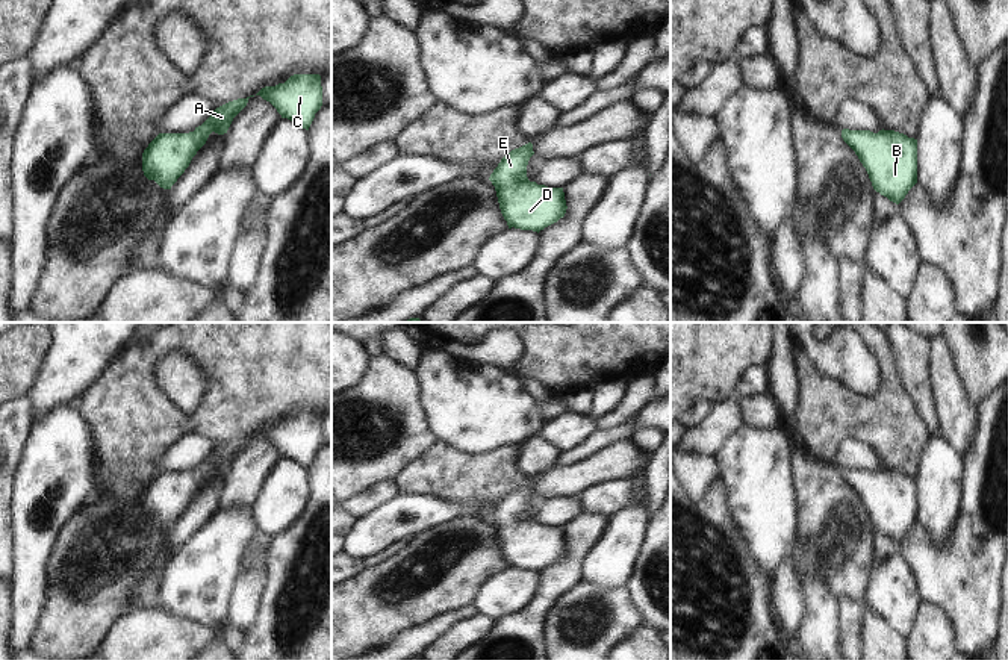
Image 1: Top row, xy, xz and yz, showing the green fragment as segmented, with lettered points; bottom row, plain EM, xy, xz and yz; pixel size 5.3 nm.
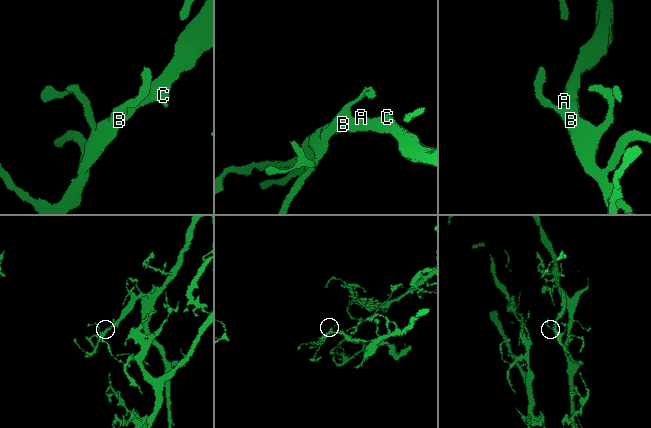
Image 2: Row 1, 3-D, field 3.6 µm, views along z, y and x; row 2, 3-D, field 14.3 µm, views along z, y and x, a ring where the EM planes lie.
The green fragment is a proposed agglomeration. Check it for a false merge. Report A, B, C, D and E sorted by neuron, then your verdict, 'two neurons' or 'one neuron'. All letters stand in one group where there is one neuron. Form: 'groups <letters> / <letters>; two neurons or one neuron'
groups A B C D E; one neuron

